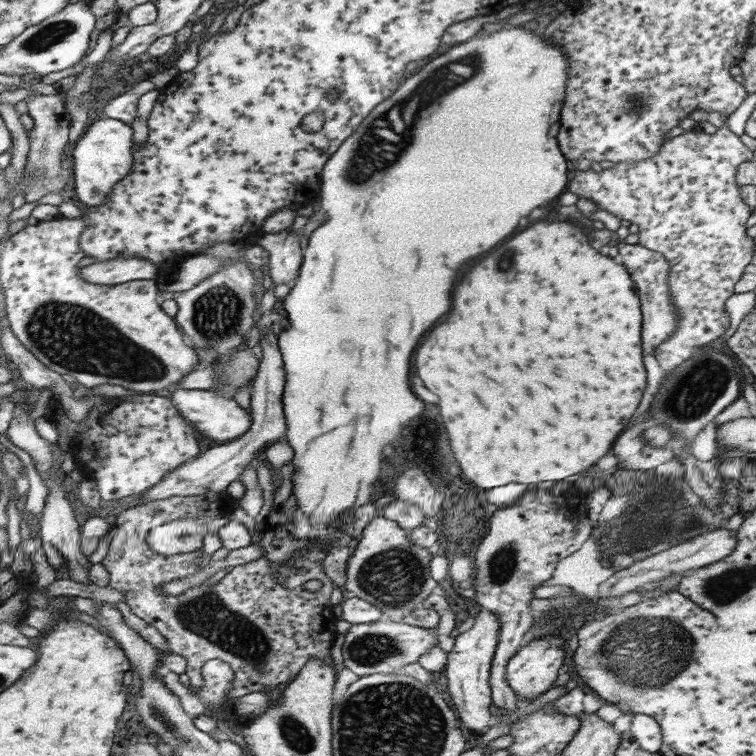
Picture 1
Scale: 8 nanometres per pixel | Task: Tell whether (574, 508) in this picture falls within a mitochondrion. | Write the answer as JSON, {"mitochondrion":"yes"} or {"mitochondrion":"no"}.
{"mitochondrion":"no"}

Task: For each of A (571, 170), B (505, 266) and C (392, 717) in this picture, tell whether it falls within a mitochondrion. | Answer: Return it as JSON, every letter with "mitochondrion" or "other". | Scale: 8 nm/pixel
{"A":"other","B":"mitochondrion","C":"mitochondrion"}

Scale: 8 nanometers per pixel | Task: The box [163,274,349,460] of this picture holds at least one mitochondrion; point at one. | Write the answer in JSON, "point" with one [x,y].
{"point":[218,315]}

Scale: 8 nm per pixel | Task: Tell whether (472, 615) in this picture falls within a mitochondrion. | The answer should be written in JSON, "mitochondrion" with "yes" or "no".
{"mitochondrion":"no"}

